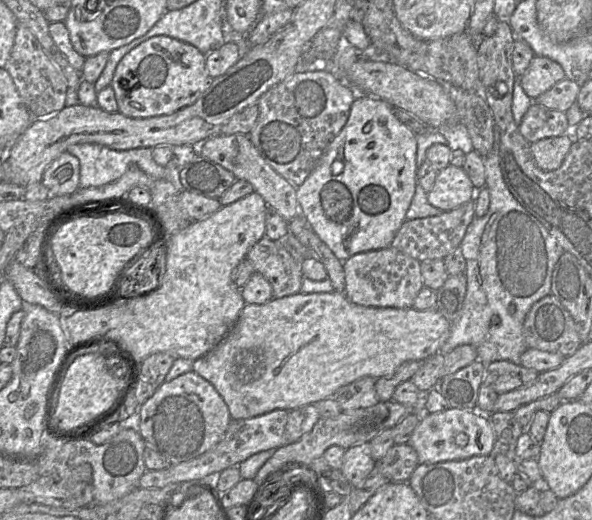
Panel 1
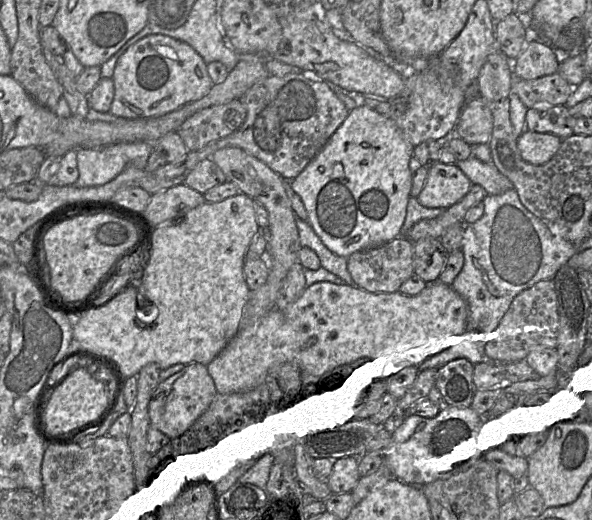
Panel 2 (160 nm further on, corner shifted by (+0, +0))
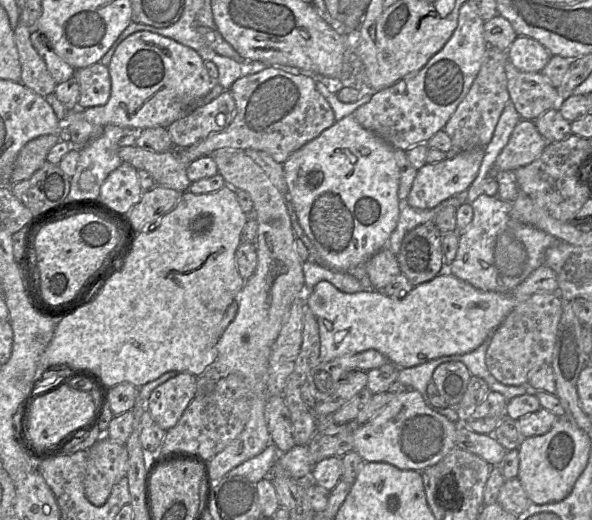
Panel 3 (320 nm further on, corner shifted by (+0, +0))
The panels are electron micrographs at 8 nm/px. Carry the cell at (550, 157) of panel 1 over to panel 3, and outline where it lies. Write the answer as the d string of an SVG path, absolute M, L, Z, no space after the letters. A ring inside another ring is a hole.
M520 120L514 127L507 145L496 158L494 169L514 171L536 160L547 145L534 121Z

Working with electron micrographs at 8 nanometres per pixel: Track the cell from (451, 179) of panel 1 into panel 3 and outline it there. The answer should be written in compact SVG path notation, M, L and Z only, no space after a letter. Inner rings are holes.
M453 148L445 154L446 158L444 160L437 163L426 163L417 170L406 198L411 207L432 209L455 195L464 195L476 179L484 157L484 148L475 148L467 151L459 151Z

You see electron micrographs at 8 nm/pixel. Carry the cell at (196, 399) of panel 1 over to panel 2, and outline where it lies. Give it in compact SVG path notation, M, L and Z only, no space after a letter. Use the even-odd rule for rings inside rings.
M202 364L186 365L183 370L159 383L148 405L150 426L170 440L177 440L192 427L217 396L215 383L207 367Z

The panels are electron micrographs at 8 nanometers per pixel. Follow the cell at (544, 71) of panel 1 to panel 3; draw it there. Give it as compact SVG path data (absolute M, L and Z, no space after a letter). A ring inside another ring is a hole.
M519 35L507 50L508 60L522 72L541 72L551 58L549 51L538 41Z

